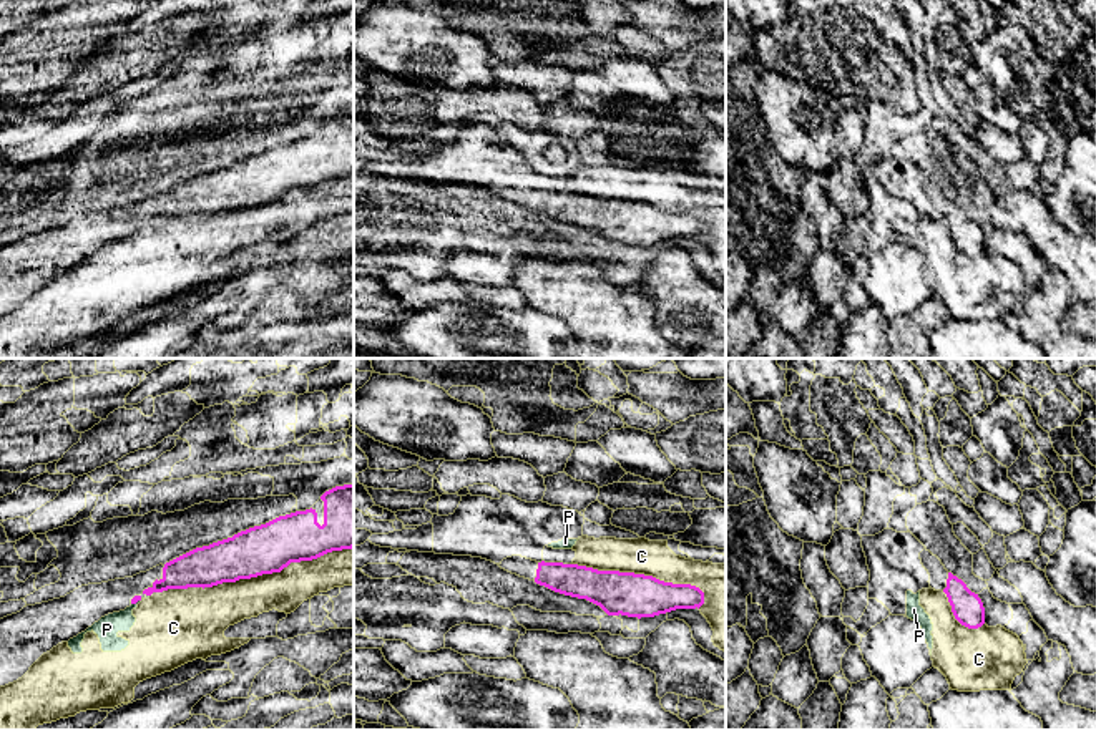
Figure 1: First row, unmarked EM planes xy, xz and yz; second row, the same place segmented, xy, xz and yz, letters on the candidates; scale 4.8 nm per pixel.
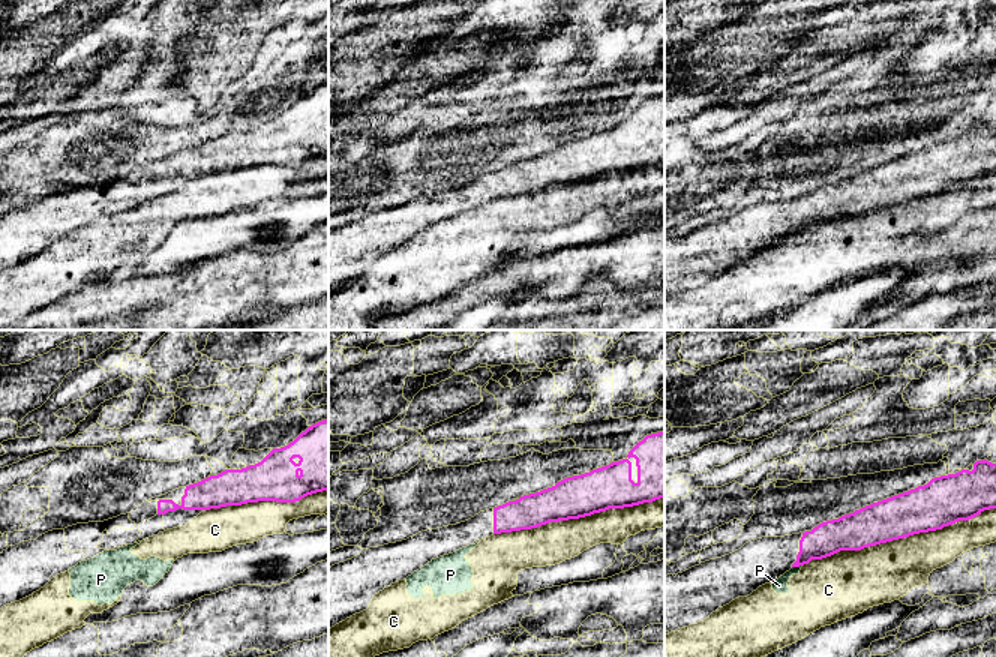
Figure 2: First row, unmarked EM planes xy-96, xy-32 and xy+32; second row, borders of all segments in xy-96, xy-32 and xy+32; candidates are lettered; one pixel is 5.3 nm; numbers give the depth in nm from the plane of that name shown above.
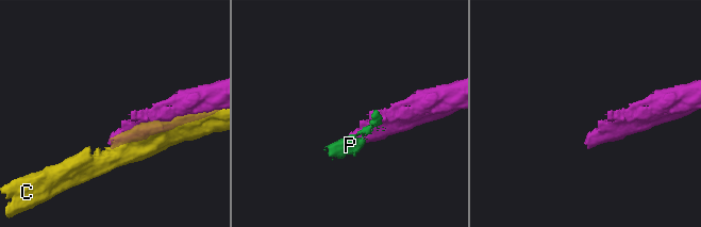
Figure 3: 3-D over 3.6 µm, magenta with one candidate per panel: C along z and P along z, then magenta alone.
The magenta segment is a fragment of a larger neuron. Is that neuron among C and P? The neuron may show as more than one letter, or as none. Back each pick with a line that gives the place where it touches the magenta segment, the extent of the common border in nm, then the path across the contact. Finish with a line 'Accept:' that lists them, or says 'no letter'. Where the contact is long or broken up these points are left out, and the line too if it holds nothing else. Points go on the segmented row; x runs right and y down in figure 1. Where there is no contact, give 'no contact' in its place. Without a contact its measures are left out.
Accept: no letter

